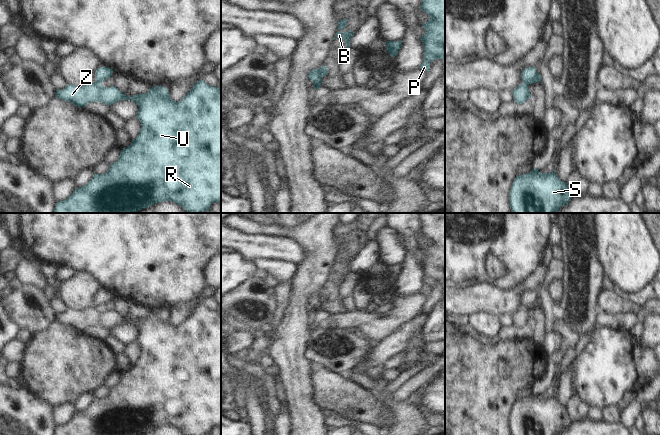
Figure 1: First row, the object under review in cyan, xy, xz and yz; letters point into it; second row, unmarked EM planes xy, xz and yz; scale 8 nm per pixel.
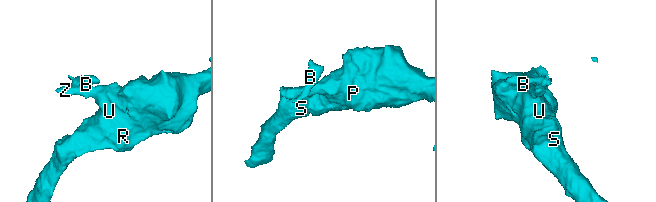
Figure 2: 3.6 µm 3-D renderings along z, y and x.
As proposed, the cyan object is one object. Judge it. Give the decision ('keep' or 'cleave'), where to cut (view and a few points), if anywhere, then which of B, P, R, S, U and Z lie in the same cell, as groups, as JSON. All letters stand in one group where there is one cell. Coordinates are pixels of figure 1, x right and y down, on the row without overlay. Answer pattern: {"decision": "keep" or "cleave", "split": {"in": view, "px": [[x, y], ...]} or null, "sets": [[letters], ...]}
{"decision": "cleave", "split": {"in": "xz", "px": [[320, 291], [321, 300]]}, "sets": [["B"], ["P", "R", "S", "U", "Z"]]}

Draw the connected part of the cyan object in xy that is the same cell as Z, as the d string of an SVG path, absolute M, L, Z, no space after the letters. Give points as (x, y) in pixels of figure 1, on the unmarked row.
M203 304L194 307L191 314L176 326L170 322L166 311L151 310L150 314L145 318L137 318L127 320L126 317L119 315L115 310L103 311L97 306L88 307L84 310L72 310L67 308L65 312L56 314L55 321L82 332L89 326L102 326L105 329L112 329L121 324L130 324L135 326L139 333L136 342L140 344L141 353L138 360L132 364L132 367L120 375L120 380L117 385L110 388L108 395L104 398L94 398L91 404L82 411L76 412L74 416L64 425L58 425L54 435L140 435L152 428L171 425L181 430L185 435L206 435L214 426L221 425L221 314L218 311L212 311L206 308Z

